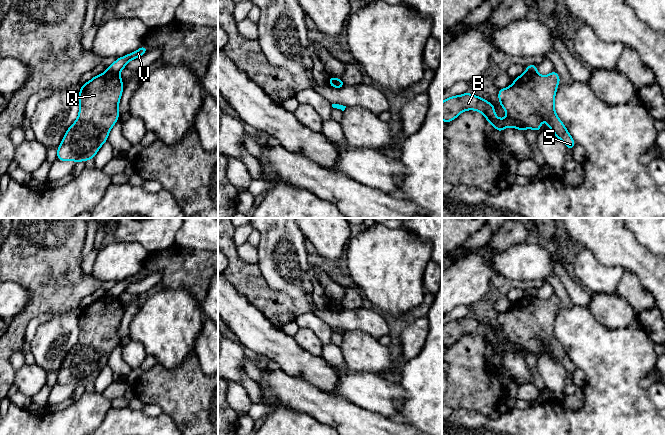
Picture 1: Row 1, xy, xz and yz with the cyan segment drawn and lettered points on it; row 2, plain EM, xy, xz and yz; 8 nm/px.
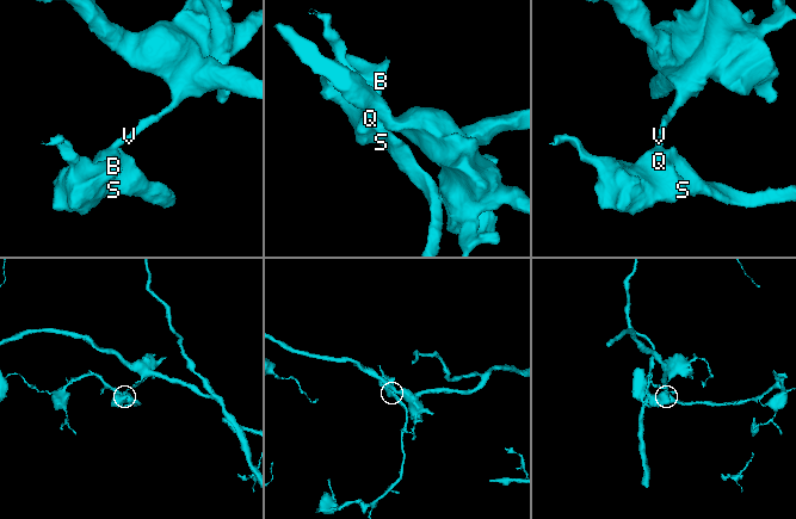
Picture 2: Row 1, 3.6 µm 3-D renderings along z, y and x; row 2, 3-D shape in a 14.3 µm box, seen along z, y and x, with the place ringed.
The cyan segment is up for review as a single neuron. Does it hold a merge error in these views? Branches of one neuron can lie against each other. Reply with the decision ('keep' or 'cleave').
cleave

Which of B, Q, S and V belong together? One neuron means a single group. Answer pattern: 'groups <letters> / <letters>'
groups B Q S / V

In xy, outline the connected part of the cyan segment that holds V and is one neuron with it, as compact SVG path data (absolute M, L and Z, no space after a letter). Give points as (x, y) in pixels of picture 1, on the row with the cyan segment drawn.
M143 44L137 51L131 52L123 57L117 58L115 62L107 68L107 70L112 71L114 73L120 73L122 69L126 68L126 65L129 61L138 59L148 51L148 48Z

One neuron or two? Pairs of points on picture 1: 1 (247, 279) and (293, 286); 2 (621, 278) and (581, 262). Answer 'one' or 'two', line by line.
1: two
2: one

